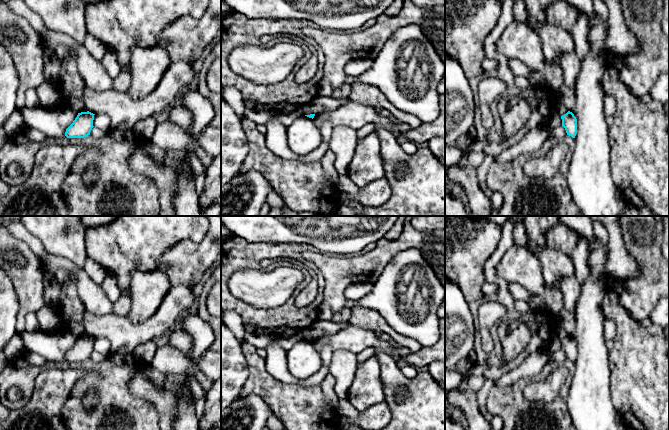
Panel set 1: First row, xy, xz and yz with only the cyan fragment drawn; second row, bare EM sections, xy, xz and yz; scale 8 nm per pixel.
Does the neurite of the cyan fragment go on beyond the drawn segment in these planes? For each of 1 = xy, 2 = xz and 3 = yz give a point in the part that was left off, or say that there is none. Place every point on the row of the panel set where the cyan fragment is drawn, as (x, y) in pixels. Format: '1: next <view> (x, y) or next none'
1: next none
2: next none
3: next none

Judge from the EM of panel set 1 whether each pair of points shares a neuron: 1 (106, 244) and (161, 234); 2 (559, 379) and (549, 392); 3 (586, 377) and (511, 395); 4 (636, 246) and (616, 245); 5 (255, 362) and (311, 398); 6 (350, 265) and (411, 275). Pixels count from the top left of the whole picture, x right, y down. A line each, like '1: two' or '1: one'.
1: one
2: one
3: two
4: two
5: one
6: two

